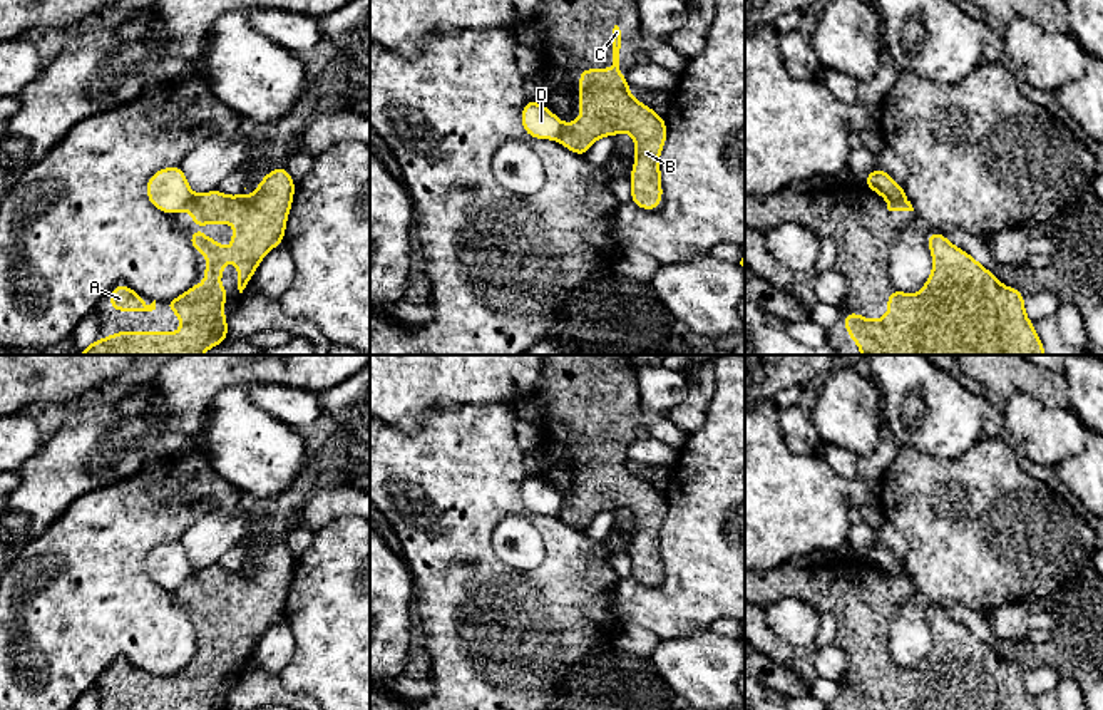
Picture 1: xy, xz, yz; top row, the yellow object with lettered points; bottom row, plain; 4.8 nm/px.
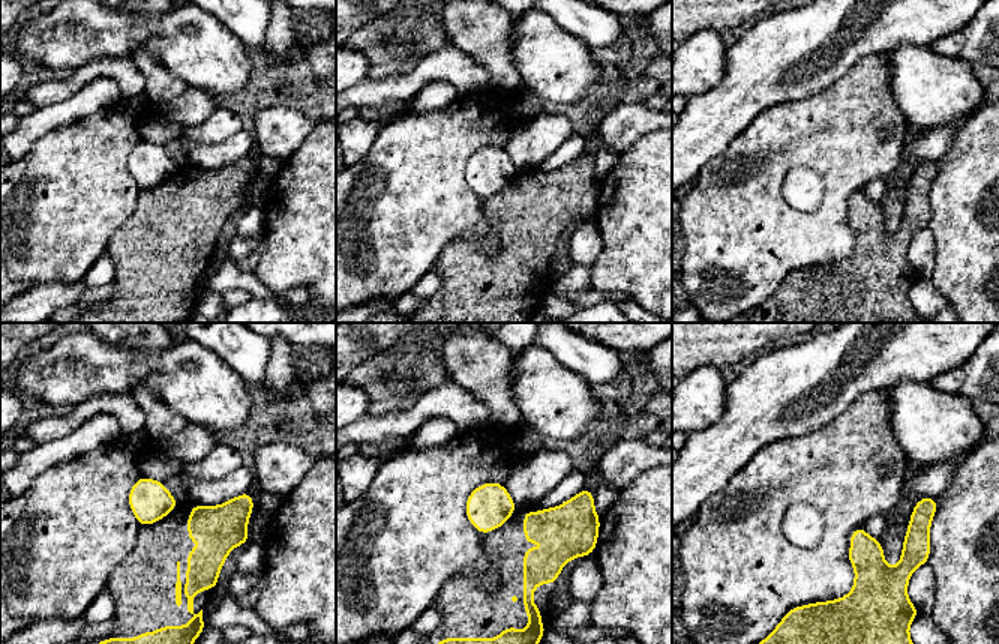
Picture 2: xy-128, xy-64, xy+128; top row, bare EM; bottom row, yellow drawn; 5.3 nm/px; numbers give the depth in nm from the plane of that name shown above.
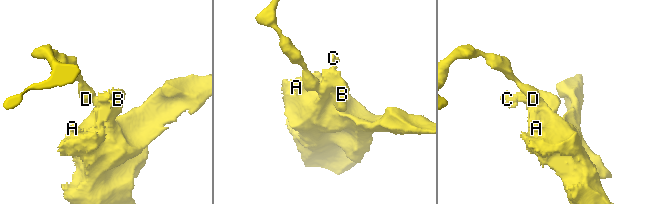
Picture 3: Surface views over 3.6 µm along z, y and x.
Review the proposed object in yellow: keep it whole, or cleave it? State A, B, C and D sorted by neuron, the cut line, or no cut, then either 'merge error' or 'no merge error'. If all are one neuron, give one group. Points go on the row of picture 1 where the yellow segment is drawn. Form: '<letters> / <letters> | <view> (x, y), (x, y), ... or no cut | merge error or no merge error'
A B C / D | xz (563, 123), (554, 139) | merge error

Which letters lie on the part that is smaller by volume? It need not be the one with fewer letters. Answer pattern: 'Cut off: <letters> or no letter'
Cut off: A, B, C

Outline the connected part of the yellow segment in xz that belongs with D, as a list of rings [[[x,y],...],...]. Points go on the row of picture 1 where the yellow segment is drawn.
[[[529,100],[521,111],[521,124],[532,139],[556,141],[561,132],[559,117],[539,100]]]

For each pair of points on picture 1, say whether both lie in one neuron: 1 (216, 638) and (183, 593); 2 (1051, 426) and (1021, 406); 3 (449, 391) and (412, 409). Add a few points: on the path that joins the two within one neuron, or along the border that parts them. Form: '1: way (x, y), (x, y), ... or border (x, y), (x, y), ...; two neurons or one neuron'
1: way (216, 627), (194, 605); one neuron
2: way (1045, 426), (1028, 412); one neuron
3: way (441, 391), (430, 391), (420, 401); one neuron

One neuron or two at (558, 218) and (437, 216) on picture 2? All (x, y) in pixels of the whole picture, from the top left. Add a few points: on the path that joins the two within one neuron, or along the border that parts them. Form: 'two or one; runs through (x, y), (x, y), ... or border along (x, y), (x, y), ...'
two; border along (482, 198), (482, 210), (498, 239), (497, 251)

